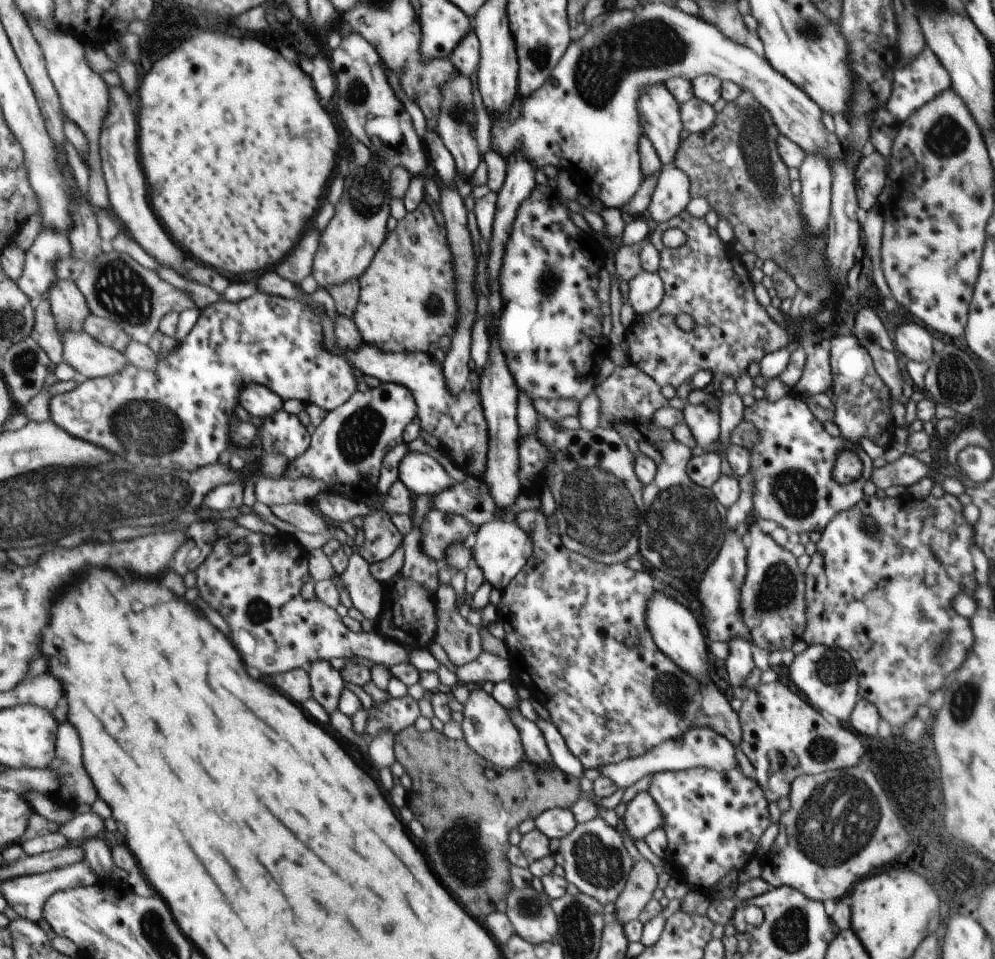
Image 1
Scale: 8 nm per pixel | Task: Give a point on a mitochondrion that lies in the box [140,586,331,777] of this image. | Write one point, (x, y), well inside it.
(256, 611)

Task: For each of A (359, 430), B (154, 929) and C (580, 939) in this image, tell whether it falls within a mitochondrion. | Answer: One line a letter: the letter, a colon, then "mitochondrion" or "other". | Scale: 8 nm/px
A: mitochondrion
B: mitochondrion
C: mitochondrion

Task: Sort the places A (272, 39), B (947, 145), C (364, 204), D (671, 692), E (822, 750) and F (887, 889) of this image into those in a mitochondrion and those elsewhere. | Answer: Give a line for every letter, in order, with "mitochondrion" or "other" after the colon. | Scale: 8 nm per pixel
A: other
B: mitochondrion
C: mitochondrion
D: mitochondrion
E: mitochondrion
F: other

